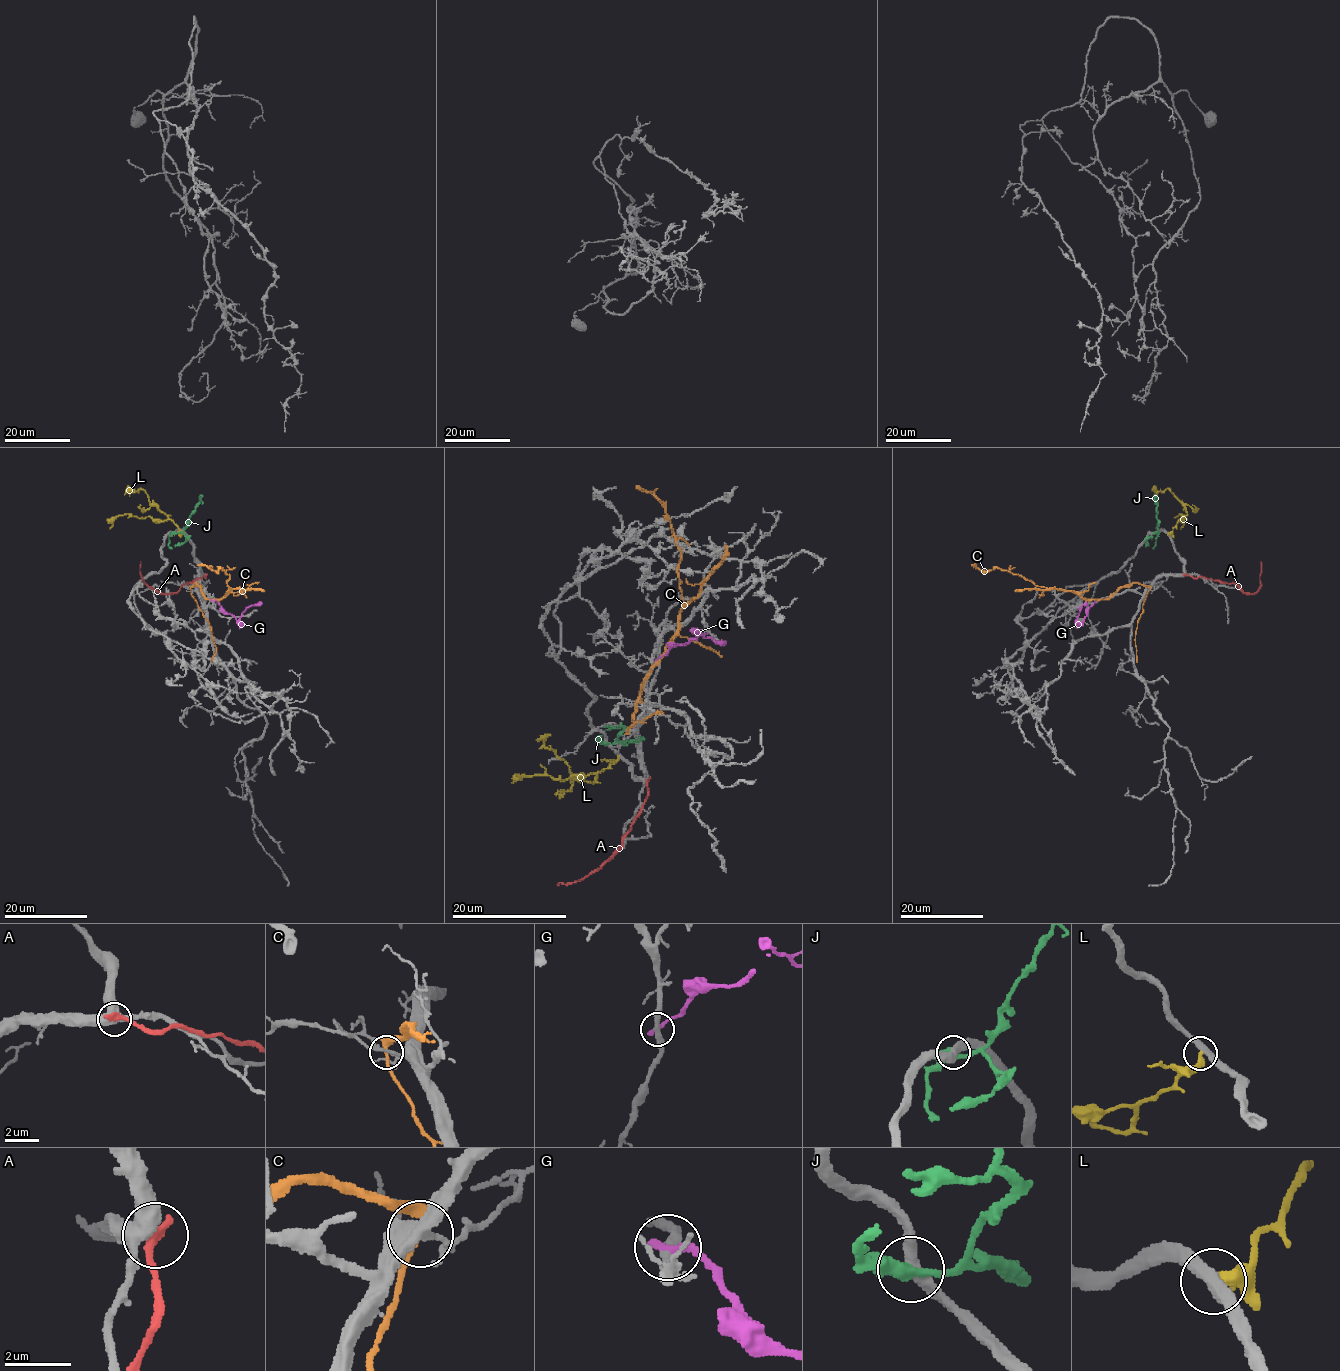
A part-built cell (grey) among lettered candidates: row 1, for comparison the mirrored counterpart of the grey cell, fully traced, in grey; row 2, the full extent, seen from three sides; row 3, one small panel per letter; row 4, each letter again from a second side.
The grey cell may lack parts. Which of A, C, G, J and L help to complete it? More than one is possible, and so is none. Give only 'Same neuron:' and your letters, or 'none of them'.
Same neuron: none of them

